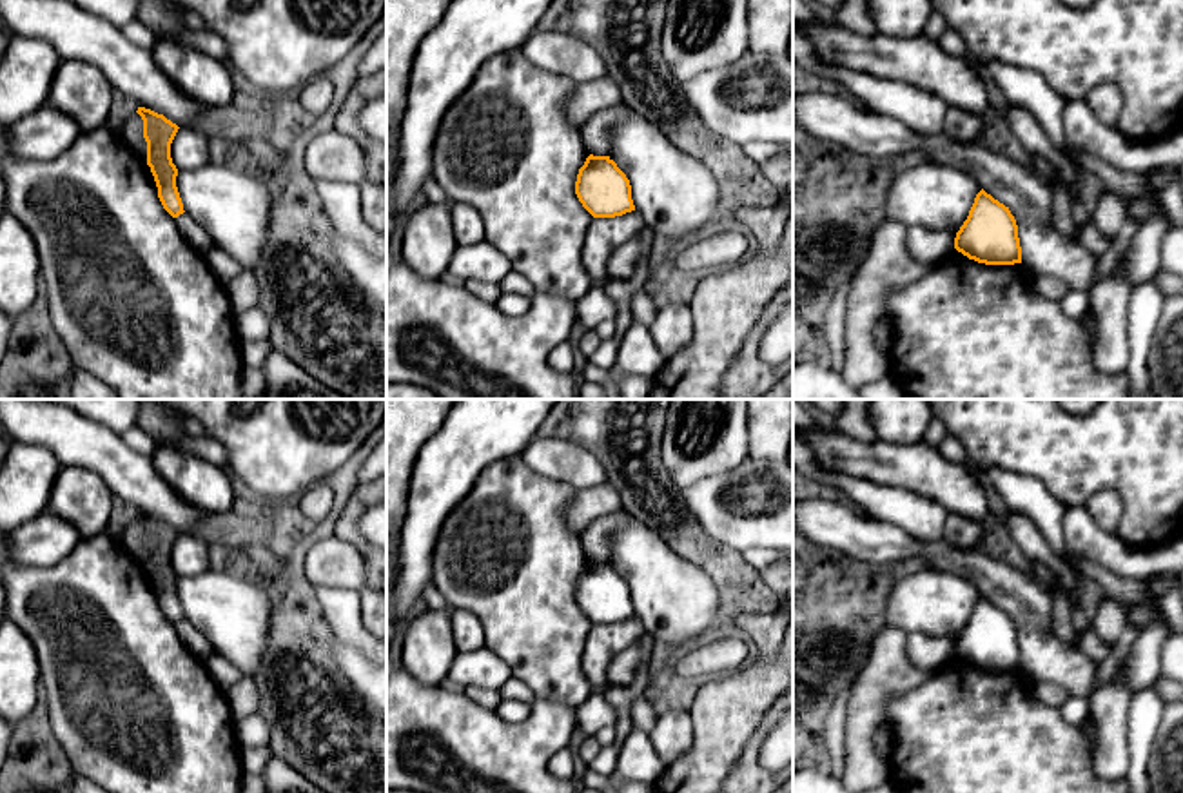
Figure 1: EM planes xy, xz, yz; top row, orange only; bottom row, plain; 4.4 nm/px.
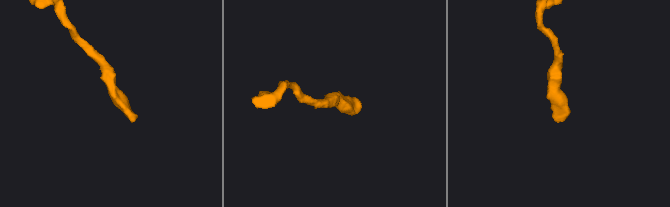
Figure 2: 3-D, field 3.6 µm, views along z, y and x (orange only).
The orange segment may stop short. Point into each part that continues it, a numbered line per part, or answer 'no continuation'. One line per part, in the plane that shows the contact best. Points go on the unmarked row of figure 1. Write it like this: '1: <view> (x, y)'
no continuation

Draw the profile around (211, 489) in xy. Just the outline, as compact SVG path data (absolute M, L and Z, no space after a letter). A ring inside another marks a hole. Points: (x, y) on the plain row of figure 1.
M160 445L152 455L160 477L189 504L210 514L229 514L241 504L230 474L172 445Z

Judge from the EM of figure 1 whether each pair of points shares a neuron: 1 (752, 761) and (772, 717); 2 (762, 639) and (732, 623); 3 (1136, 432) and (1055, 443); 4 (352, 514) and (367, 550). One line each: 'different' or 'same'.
1: same
2: same
3: same
4: same

